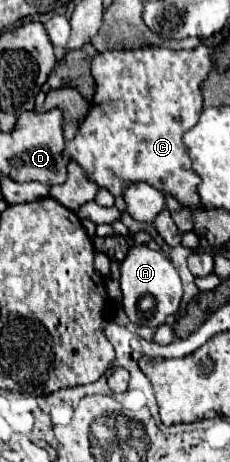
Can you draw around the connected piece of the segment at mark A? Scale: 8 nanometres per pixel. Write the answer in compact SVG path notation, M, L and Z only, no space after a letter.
M145 244L133 246L127 252L125 260L121 262L119 270L121 270L119 284L121 284L121 294L123 294L121 304L133 324L157 328L167 320L167 316L171 316L179 310L179 302L183 296L181 278L179 278L179 272L175 270L175 266L161 252L151 250Z

